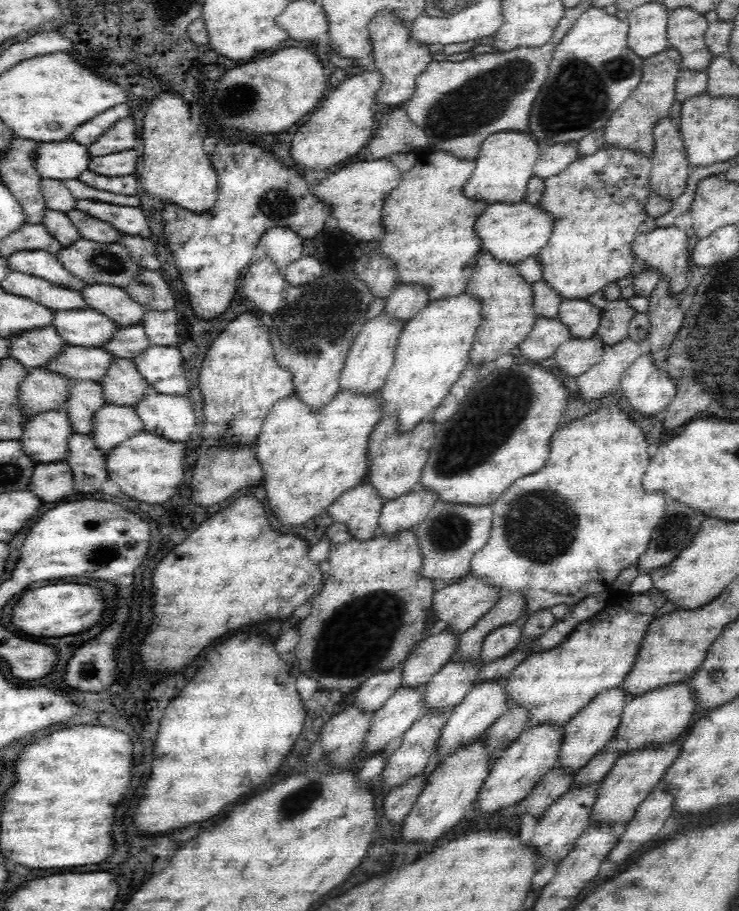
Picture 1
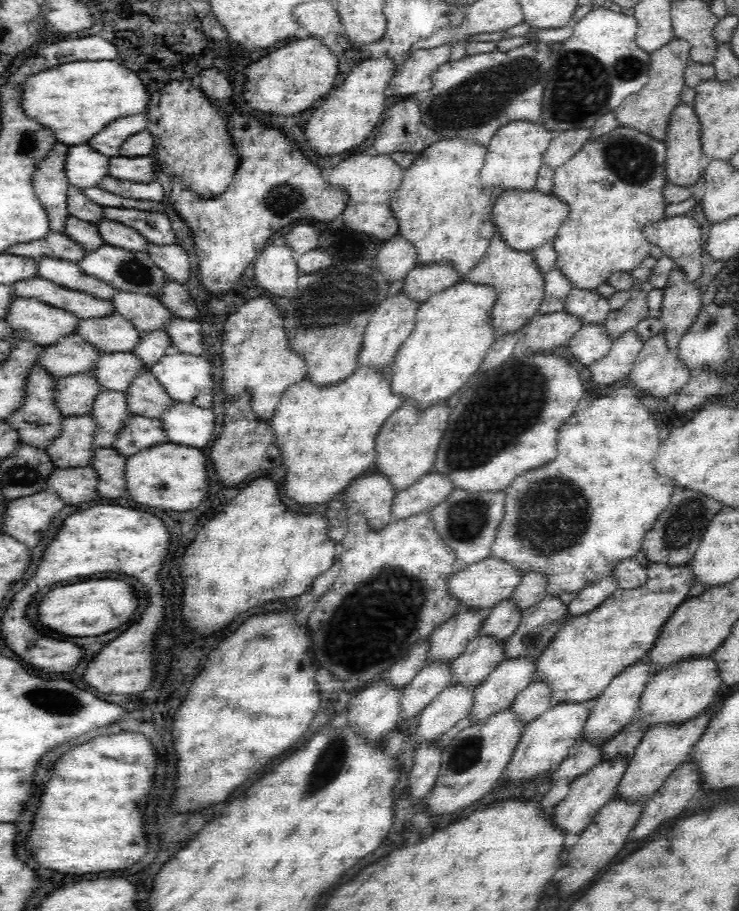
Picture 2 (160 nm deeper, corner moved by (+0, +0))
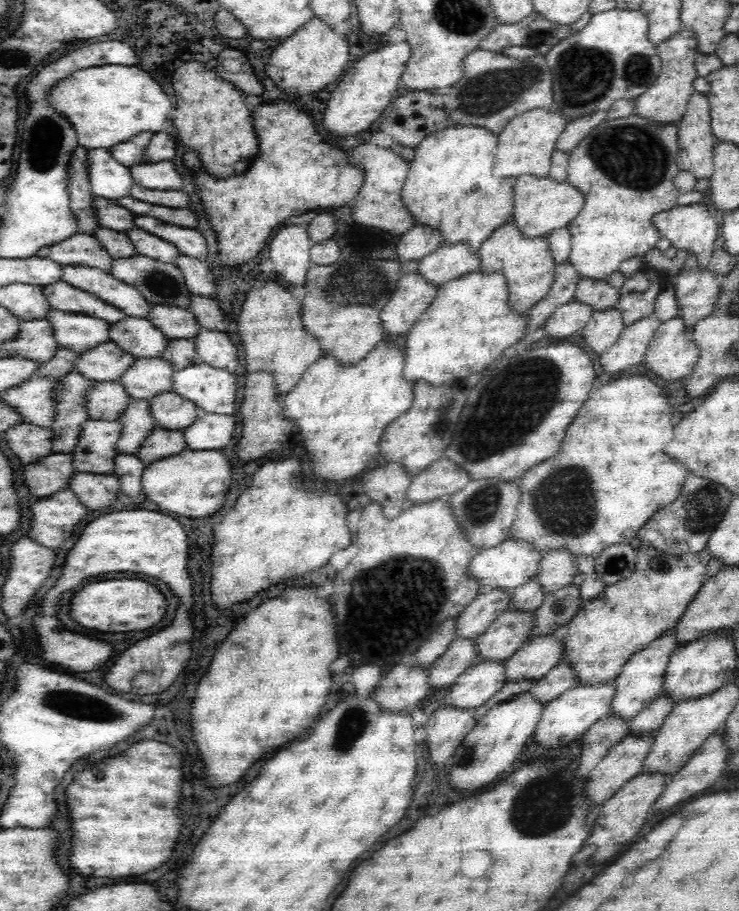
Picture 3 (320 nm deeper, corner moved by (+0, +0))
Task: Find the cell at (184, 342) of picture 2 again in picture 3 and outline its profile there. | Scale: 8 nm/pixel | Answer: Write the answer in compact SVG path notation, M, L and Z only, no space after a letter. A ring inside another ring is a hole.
M200 327L192 341L197 350L199 362L217 369L226 369L231 374L240 374L238 351L227 333Z

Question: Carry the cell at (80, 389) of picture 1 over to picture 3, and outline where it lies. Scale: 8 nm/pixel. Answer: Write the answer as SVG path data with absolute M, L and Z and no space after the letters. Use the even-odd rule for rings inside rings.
M134 399L119 420L123 433L117 442L117 450L124 454L135 455L153 428L159 426L151 416L150 404L146 399Z

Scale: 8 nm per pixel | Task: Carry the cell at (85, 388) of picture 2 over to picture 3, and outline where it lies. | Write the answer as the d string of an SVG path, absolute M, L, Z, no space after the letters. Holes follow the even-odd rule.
M96 382L87 394L89 418L118 421L134 399L118 382Z

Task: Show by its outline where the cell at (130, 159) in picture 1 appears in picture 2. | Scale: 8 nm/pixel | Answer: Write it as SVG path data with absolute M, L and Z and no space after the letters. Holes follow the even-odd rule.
M150 156L110 158L109 176L128 182L150 184L157 180Z

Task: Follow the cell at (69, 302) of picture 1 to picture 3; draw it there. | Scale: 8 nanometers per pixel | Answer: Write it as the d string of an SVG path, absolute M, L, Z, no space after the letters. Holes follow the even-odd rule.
M62 280L44 286L43 295L46 296L50 306L54 309L102 319L110 325L127 316L123 310Z

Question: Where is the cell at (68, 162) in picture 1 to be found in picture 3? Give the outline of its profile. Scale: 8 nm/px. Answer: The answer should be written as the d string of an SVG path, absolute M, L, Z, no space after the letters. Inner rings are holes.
M90 149L88 154L89 179L92 185L92 192L96 197L104 197L110 200L130 197L131 188L136 185L134 179L131 178L131 172L127 166L118 163L110 150L108 149Z

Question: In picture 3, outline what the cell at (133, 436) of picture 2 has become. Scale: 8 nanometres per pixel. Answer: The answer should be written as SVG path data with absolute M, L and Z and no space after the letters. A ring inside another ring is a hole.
M154 427L135 454L147 465L165 459L187 448L183 433L174 429Z

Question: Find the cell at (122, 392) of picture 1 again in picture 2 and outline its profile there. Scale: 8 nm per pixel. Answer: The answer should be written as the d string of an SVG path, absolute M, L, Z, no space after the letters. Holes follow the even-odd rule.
M142 372L124 395L130 412L150 419L161 418L162 412L176 403L151 372Z

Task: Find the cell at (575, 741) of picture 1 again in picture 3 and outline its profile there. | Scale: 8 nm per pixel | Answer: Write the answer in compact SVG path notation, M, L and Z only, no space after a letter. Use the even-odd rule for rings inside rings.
M674 629L666 630L660 638L646 644L641 651L635 652L615 678L615 697L611 700L610 713L621 716L623 720L632 719L644 707L663 694L663 678L670 657L680 648L674 635Z

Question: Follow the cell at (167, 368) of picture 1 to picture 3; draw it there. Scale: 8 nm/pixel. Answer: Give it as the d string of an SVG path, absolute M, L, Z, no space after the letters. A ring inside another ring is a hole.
M202 362L178 368L174 373L174 392L191 400L203 413L237 416L238 381L226 369Z

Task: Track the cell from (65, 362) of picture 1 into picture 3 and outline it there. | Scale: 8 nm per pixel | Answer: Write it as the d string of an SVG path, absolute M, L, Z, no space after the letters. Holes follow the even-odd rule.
M163 358L134 360L119 377L118 383L136 399L153 399L162 392L174 393L173 380L176 368Z

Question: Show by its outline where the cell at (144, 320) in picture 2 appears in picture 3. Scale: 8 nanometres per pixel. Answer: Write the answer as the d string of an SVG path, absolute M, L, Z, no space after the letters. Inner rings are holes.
M152 305L146 319L170 340L192 341L200 328L194 314L189 310L178 308L178 305Z

